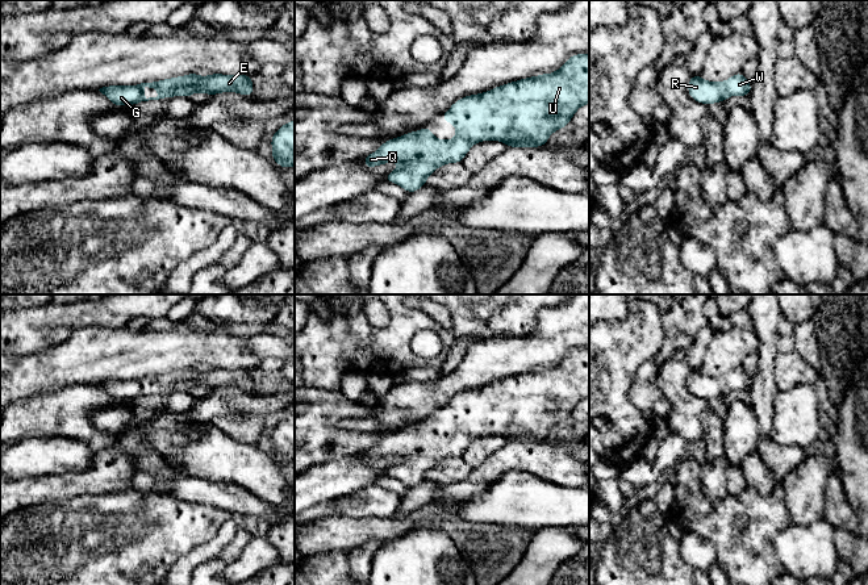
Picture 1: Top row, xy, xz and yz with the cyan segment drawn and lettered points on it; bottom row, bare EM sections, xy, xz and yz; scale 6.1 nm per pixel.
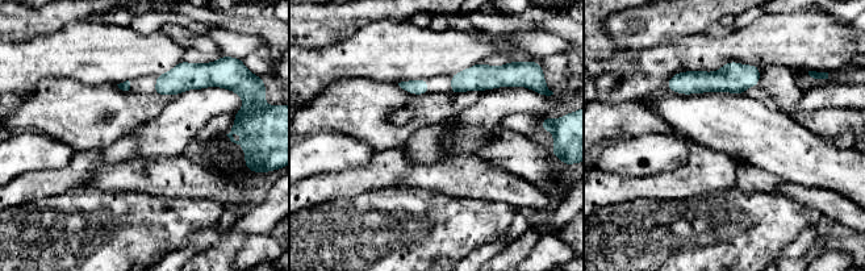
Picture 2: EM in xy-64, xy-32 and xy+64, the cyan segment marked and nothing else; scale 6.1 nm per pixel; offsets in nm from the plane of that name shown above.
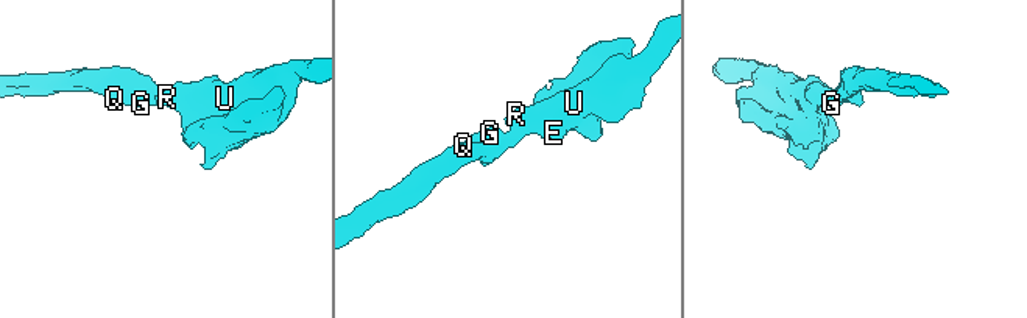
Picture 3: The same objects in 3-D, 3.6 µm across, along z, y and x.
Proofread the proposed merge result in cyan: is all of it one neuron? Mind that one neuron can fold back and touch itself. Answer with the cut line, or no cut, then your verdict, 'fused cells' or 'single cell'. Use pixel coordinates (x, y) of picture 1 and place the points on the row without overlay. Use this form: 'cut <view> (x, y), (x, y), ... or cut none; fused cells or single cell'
cut none; single cell

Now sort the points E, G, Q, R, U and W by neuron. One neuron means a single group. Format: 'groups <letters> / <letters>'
groups E G Q R U W

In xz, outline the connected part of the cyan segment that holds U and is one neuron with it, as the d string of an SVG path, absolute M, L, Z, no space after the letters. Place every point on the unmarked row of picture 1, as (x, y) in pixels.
M573 348L552 368L525 372L498 380L491 385L470 389L455 396L442 408L443 415L454 418L456 431L437 434L430 422L409 426L381 438L376 447L363 454L367 463L397 456L400 461L385 469L385 476L395 477L408 488L421 484L426 473L441 460L462 457L473 438L500 435L506 442L543 442L555 425L564 423L576 405L589 398L589 348Z

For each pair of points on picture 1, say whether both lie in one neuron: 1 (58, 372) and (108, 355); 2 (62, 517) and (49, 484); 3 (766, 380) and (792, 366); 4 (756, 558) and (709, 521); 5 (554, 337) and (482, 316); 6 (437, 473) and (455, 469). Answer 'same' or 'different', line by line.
1: same
2: different
3: different
4: same
5: different
6: same

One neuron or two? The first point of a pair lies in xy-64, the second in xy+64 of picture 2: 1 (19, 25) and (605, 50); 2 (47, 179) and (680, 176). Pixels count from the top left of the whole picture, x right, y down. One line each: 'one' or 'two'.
1: two
2: one

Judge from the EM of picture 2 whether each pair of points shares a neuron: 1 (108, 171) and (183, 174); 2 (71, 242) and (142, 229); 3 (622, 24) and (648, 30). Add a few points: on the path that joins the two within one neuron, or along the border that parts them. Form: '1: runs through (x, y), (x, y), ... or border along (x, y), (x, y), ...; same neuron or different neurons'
1: runs through (126, 172), (164, 174); same neuron
2: runs through (88, 242), (103, 242), (125, 234); same neuron
3: runs through (629, 28), (642, 28); same neuron

